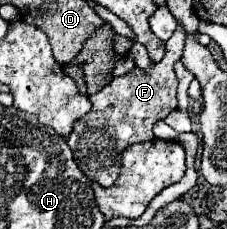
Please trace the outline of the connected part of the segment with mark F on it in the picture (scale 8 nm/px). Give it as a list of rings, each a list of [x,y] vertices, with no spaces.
[[[177,25],[173,37],[165,43],[167,53],[159,63],[153,63],[147,71],[135,65],[129,73],[113,77],[111,83],[89,97],[93,109],[73,123],[73,129],[65,139],[73,151],[75,163],[87,175],[87,179],[97,181],[103,187],[113,185],[121,169],[123,151],[133,143],[151,141],[153,125],[177,109],[177,79],[173,65],[177,59],[181,59],[183,41],[185,31],[181,31],[181,25]]]

